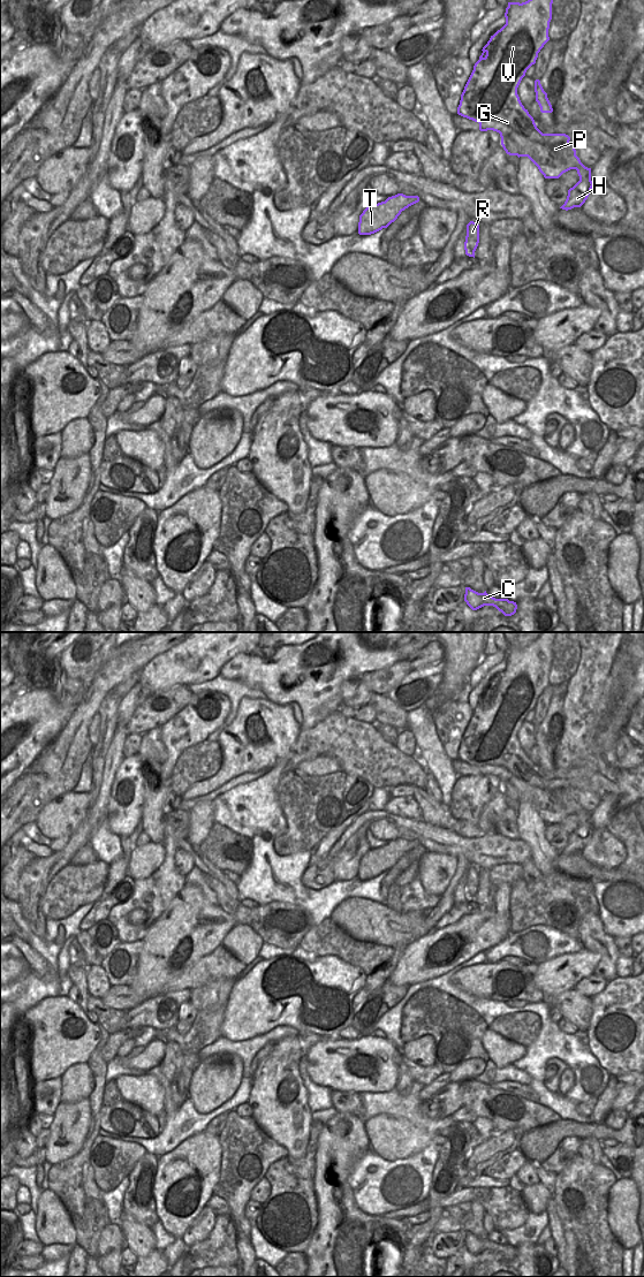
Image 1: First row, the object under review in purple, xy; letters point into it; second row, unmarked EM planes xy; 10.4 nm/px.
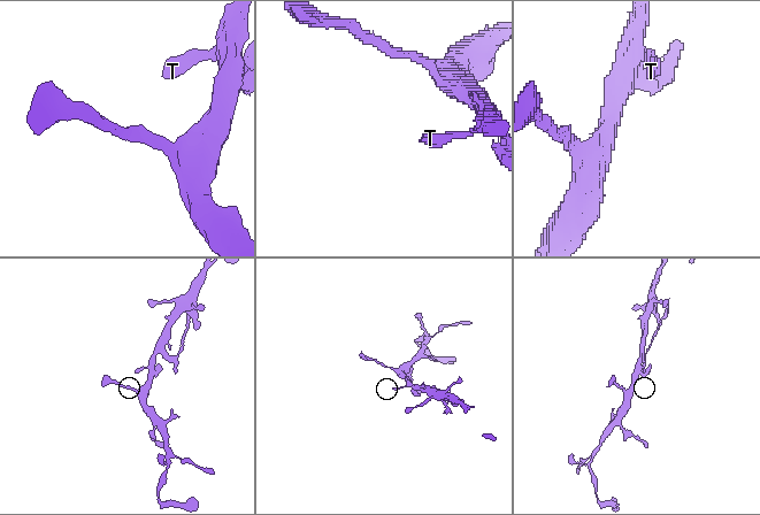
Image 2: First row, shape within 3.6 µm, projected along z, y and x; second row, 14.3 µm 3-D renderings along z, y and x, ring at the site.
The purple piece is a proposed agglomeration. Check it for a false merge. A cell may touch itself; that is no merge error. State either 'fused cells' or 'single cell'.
fused cells

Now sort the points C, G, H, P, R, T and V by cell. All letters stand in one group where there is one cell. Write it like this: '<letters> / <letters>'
C G R T V / H P

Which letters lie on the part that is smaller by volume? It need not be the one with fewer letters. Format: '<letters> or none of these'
H, P

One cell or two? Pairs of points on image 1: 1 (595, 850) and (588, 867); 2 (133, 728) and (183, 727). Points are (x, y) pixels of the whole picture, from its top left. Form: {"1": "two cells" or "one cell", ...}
{"1": "two cells", "2": "two cells"}

